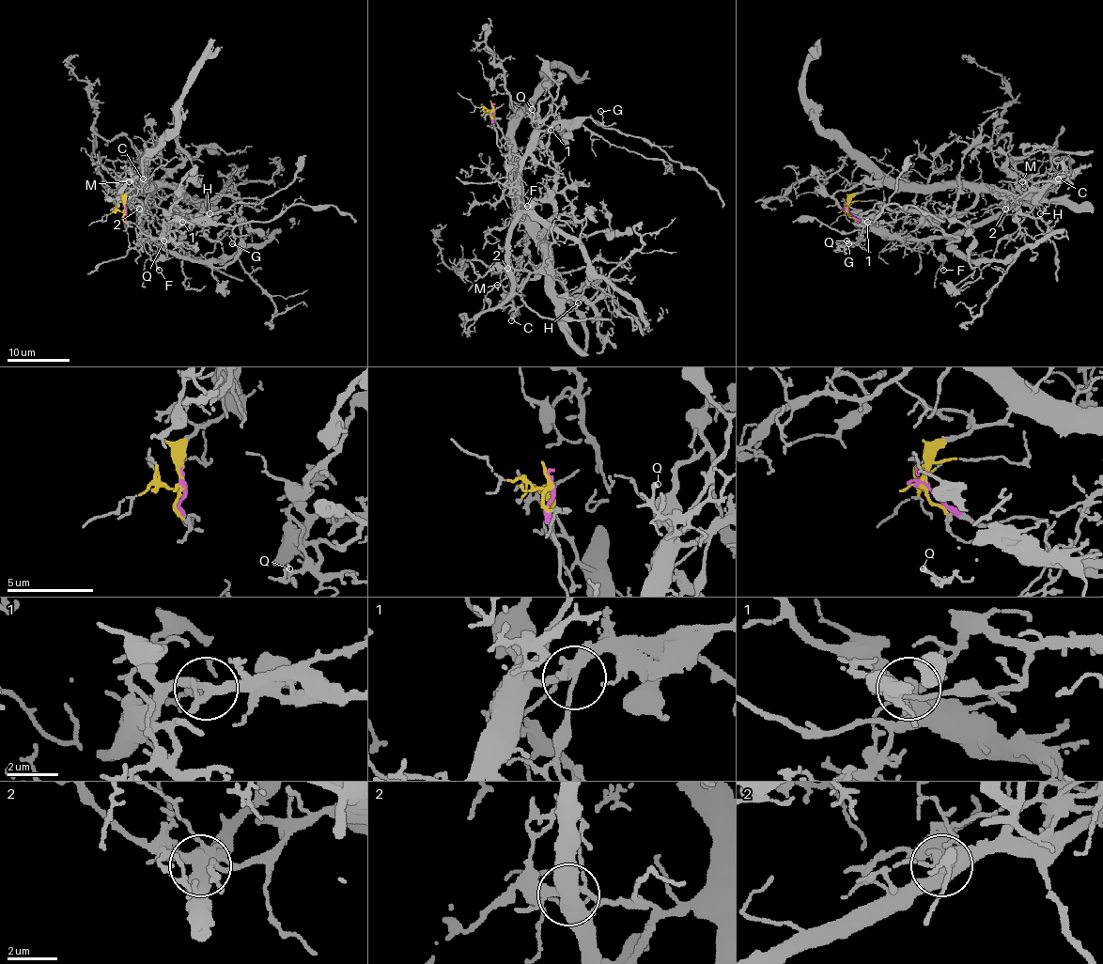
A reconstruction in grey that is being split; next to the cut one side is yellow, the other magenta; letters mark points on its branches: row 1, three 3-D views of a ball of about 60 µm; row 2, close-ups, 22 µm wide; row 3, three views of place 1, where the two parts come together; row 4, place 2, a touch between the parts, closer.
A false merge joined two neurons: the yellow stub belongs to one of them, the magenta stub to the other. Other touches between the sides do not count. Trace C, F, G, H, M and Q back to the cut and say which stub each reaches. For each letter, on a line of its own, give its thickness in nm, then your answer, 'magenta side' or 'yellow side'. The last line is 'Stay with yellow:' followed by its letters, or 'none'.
C: 120 nm thick; yellow side
F: 150 nm thick; magenta side
G: 110 nm thick; magenta side
H: 200 nm thick; yellow side
M: 110 nm thick; yellow side
Q: 190 nm thick; magenta side
Stay with yellow: C, H, M

